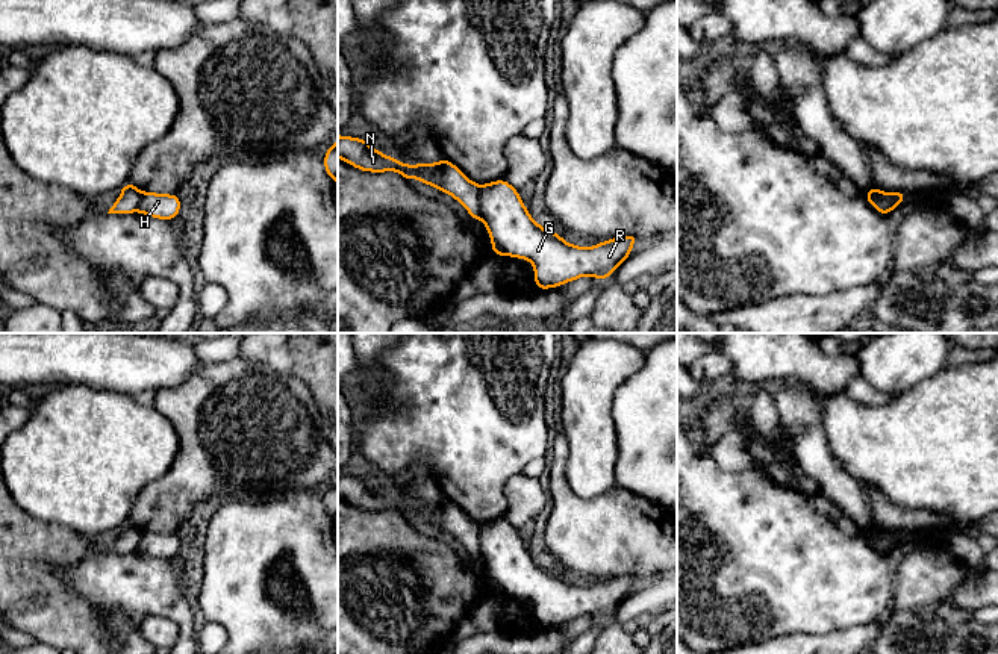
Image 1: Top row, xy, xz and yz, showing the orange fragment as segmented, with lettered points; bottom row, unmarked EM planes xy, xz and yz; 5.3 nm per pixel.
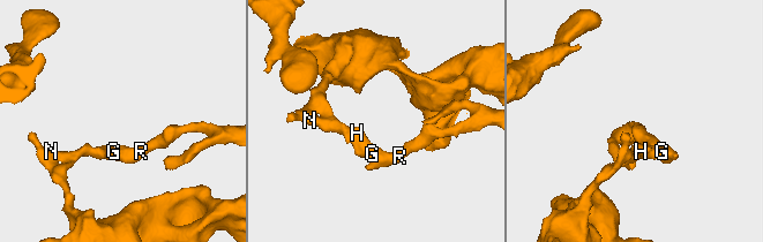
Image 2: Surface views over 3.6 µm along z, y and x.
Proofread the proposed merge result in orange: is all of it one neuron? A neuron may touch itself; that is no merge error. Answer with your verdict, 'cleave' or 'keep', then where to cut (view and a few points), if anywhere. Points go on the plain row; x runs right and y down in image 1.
cleave; cut in xz along (482, 526), (479, 538), (480, 556)

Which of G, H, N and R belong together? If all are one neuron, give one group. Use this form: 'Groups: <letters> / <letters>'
Groups: G H R / N

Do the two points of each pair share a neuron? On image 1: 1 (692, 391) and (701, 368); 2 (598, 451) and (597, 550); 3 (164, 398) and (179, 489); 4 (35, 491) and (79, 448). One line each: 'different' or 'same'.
1: different
2: different
3: same
4: same

